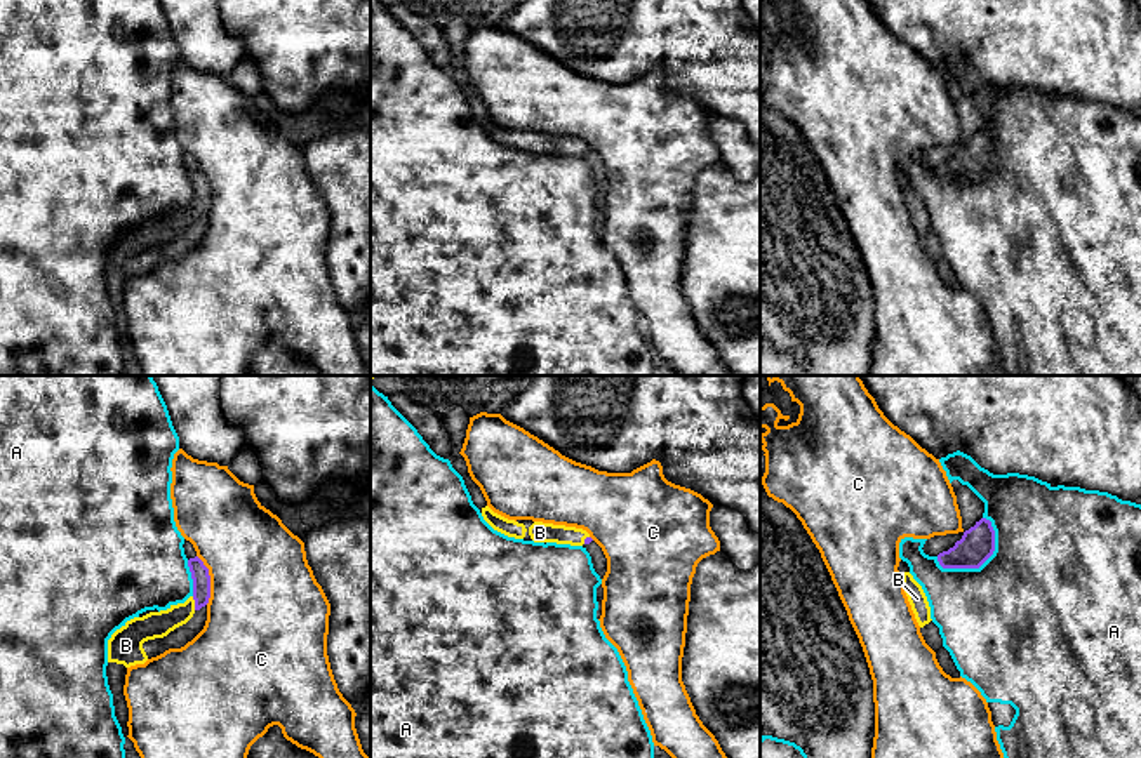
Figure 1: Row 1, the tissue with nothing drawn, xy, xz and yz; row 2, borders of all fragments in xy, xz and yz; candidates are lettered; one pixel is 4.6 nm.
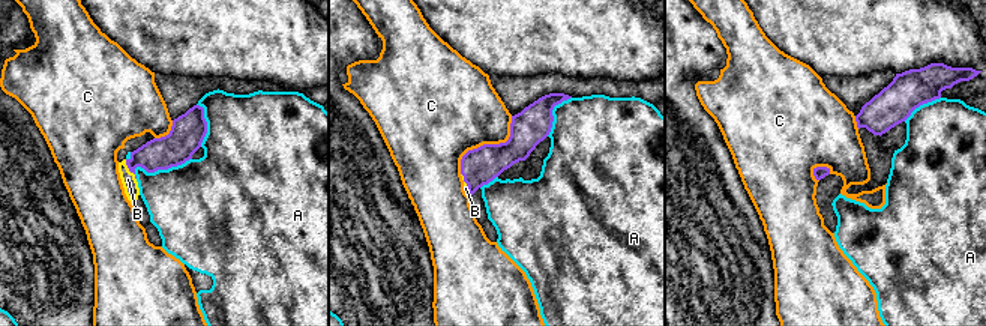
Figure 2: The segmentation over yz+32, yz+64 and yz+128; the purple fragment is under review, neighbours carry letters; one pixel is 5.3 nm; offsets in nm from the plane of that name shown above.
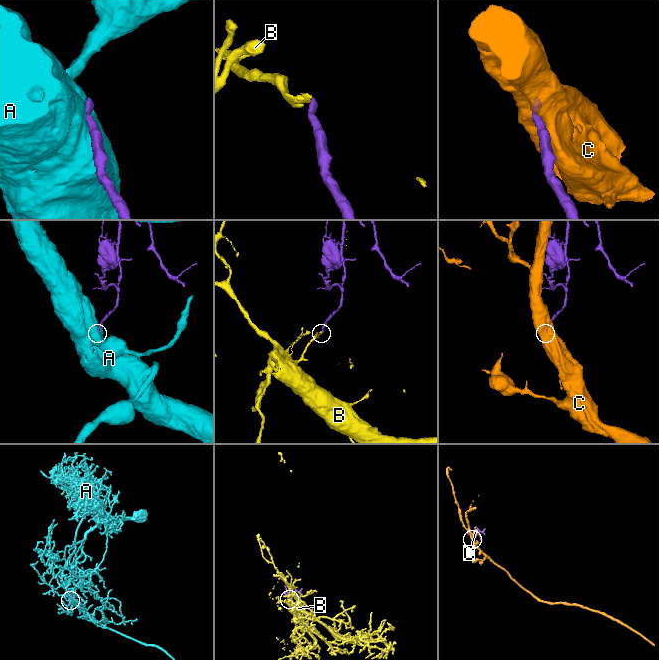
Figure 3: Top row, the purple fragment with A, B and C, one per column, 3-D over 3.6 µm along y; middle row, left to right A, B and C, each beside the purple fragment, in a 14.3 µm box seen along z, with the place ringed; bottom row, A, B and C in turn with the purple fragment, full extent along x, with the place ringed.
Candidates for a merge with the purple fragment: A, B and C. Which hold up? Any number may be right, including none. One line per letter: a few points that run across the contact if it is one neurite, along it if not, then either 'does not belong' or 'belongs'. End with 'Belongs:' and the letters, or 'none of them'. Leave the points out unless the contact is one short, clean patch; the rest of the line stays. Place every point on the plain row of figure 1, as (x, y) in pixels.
A: does not belong
B: belongs
C: does not belong
Belongs: B

